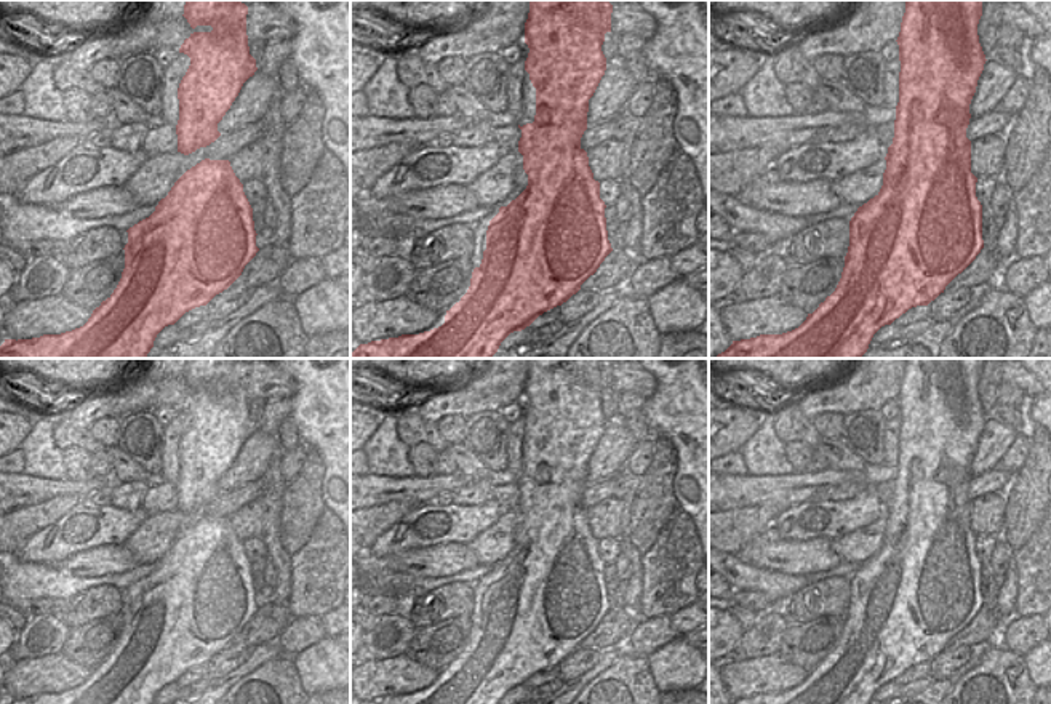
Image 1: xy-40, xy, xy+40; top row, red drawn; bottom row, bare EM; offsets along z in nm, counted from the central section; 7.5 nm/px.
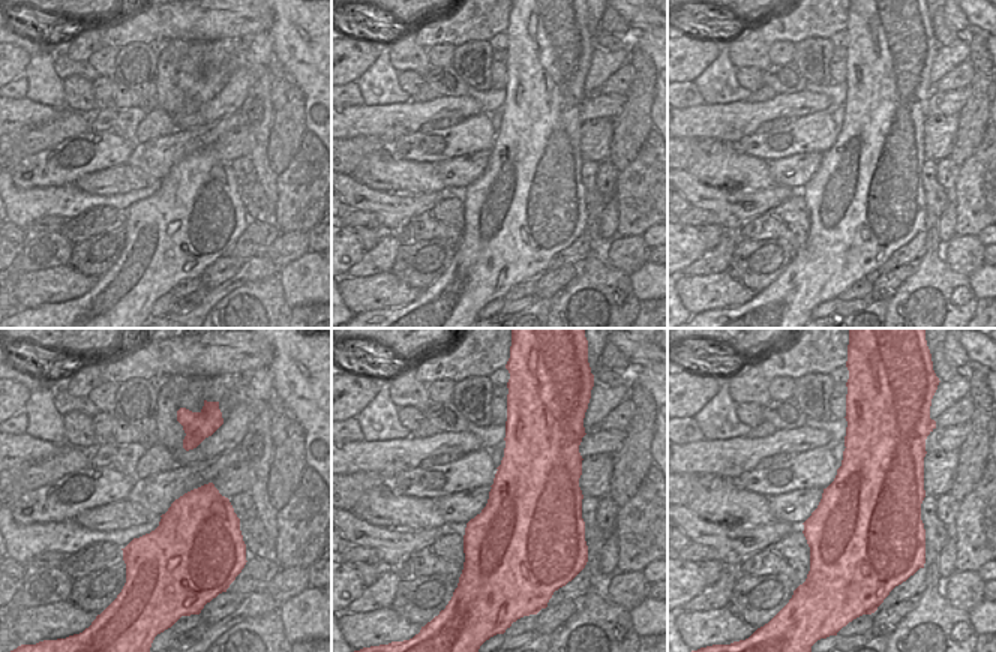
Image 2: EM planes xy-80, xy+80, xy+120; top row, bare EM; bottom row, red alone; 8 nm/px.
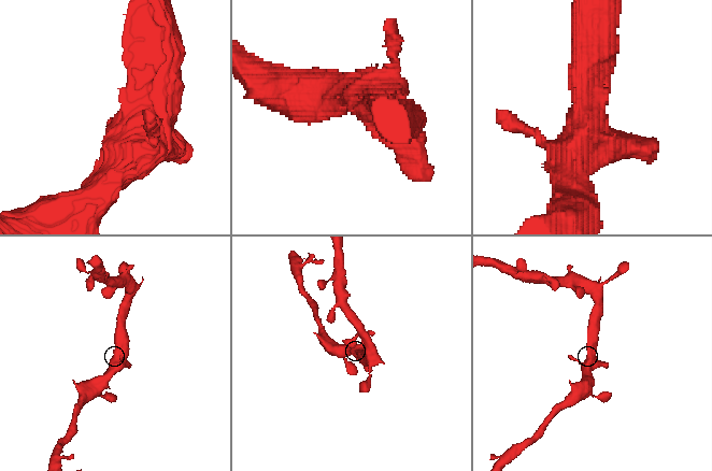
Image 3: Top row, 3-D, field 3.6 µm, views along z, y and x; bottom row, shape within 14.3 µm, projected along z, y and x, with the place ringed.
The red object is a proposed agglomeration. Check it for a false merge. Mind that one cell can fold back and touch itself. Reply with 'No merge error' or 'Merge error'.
No merge error

